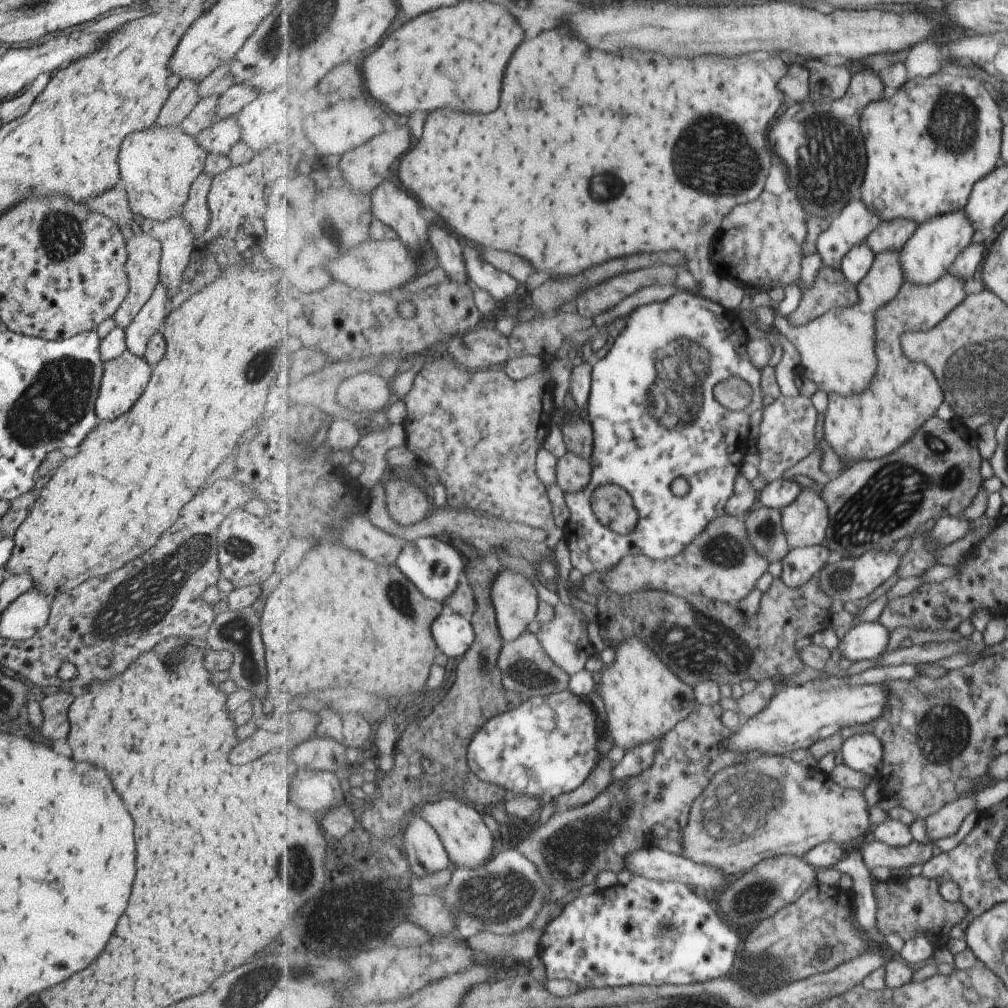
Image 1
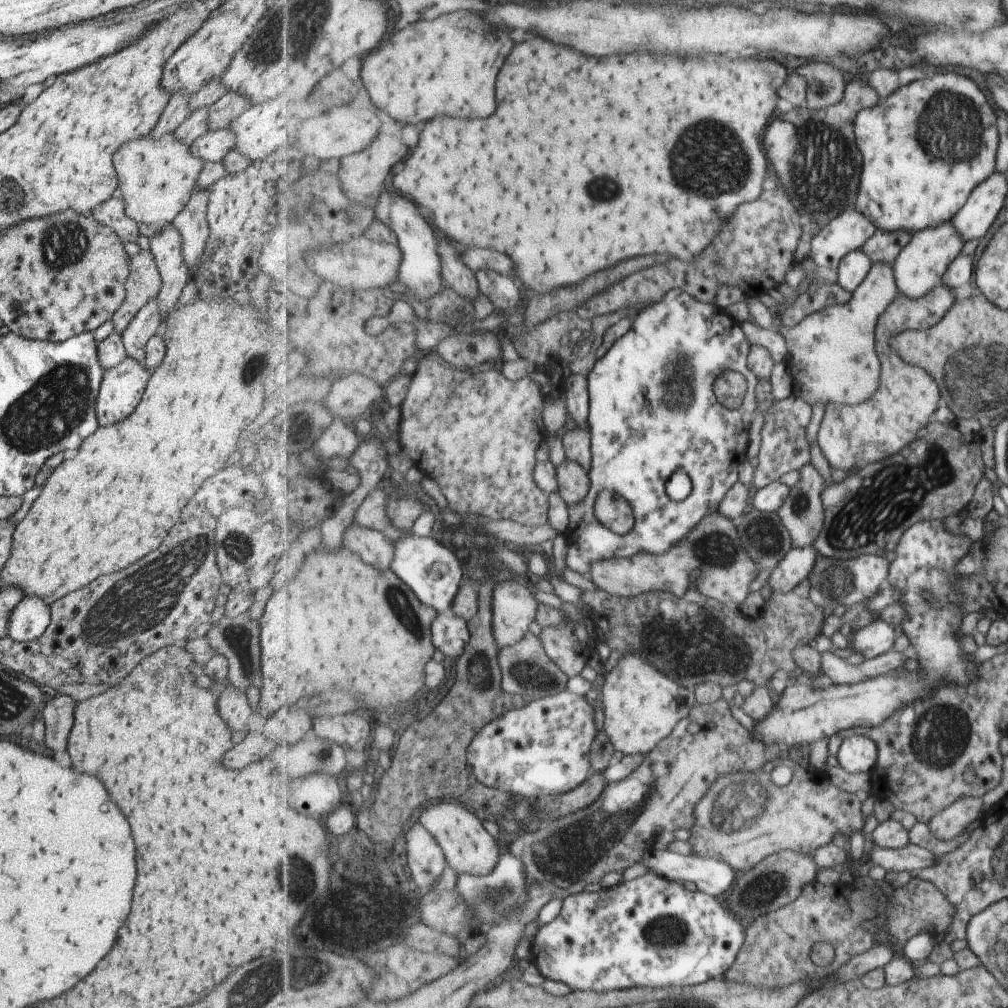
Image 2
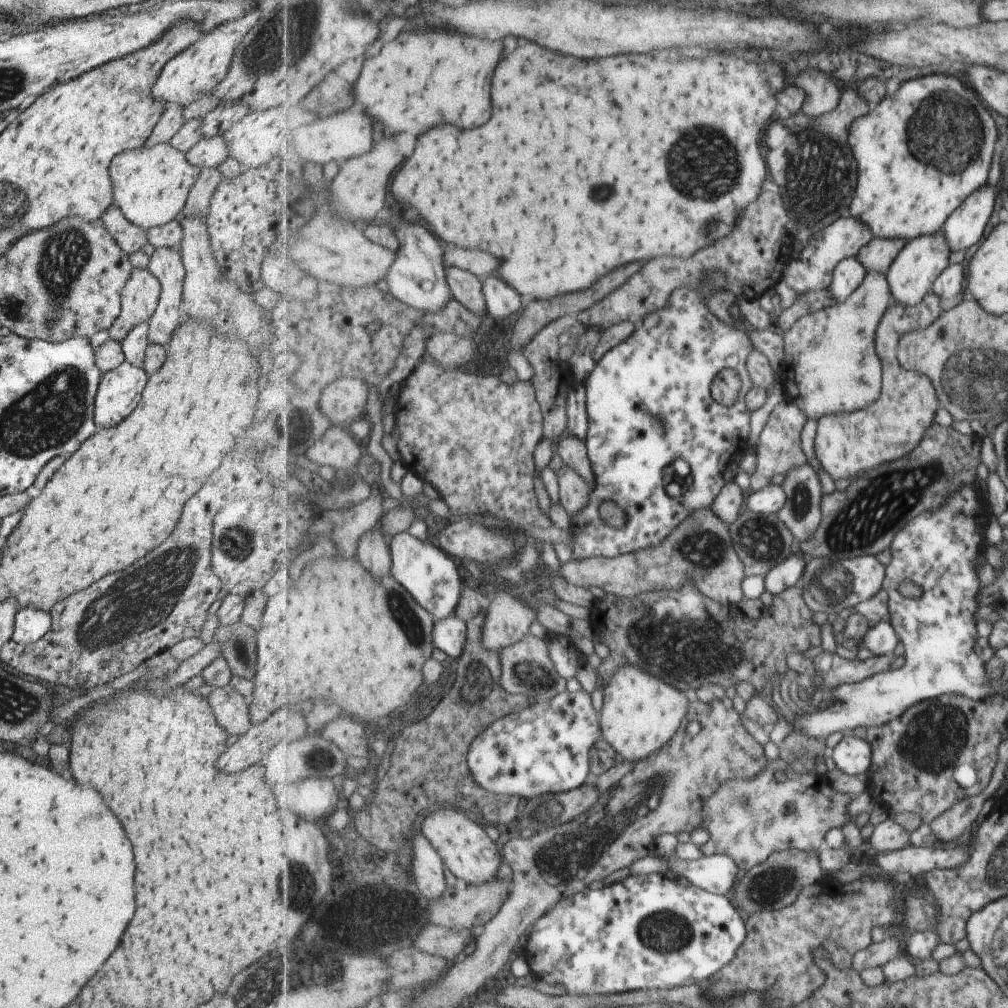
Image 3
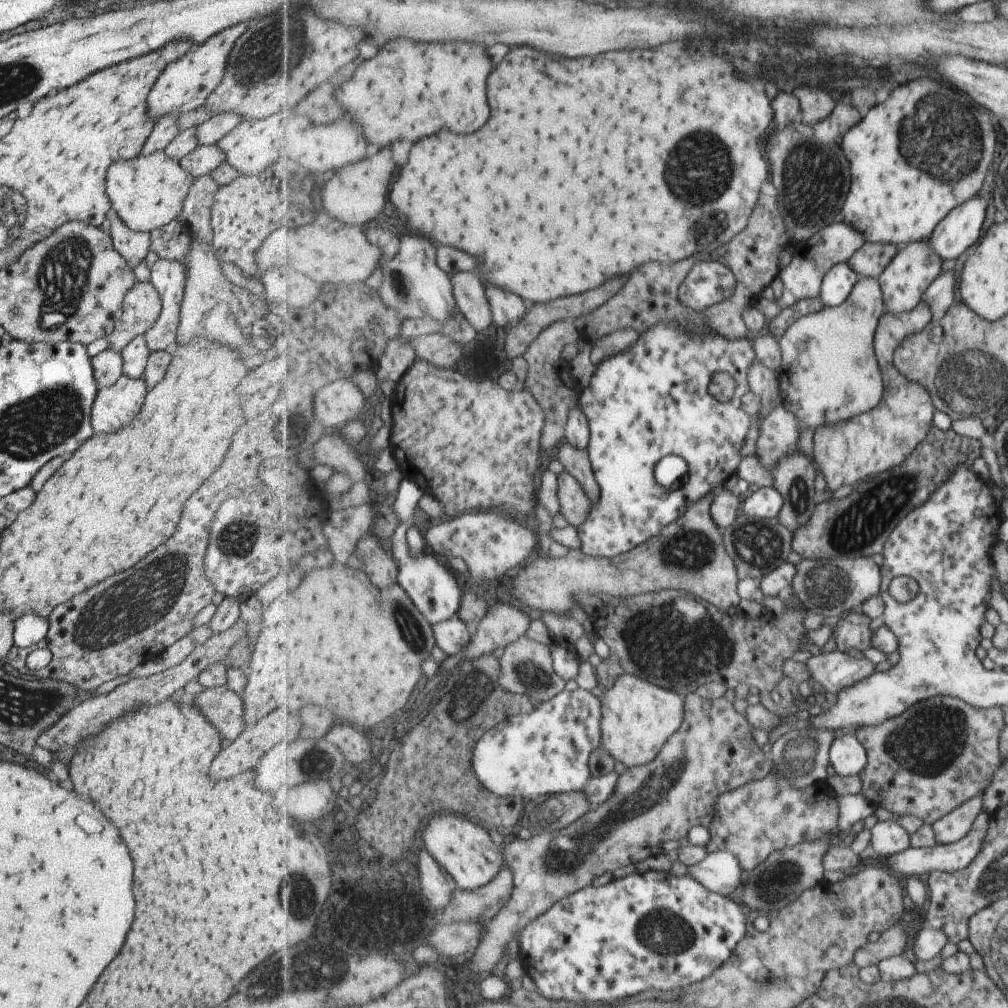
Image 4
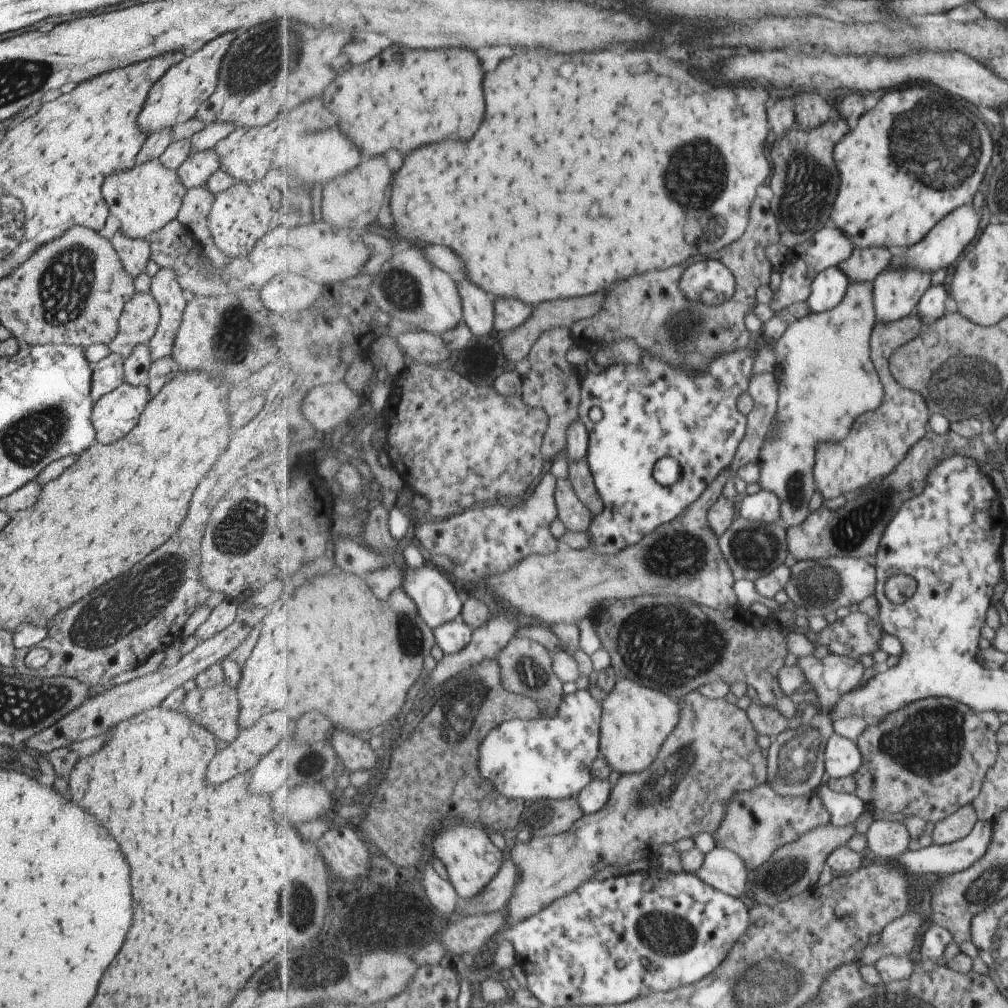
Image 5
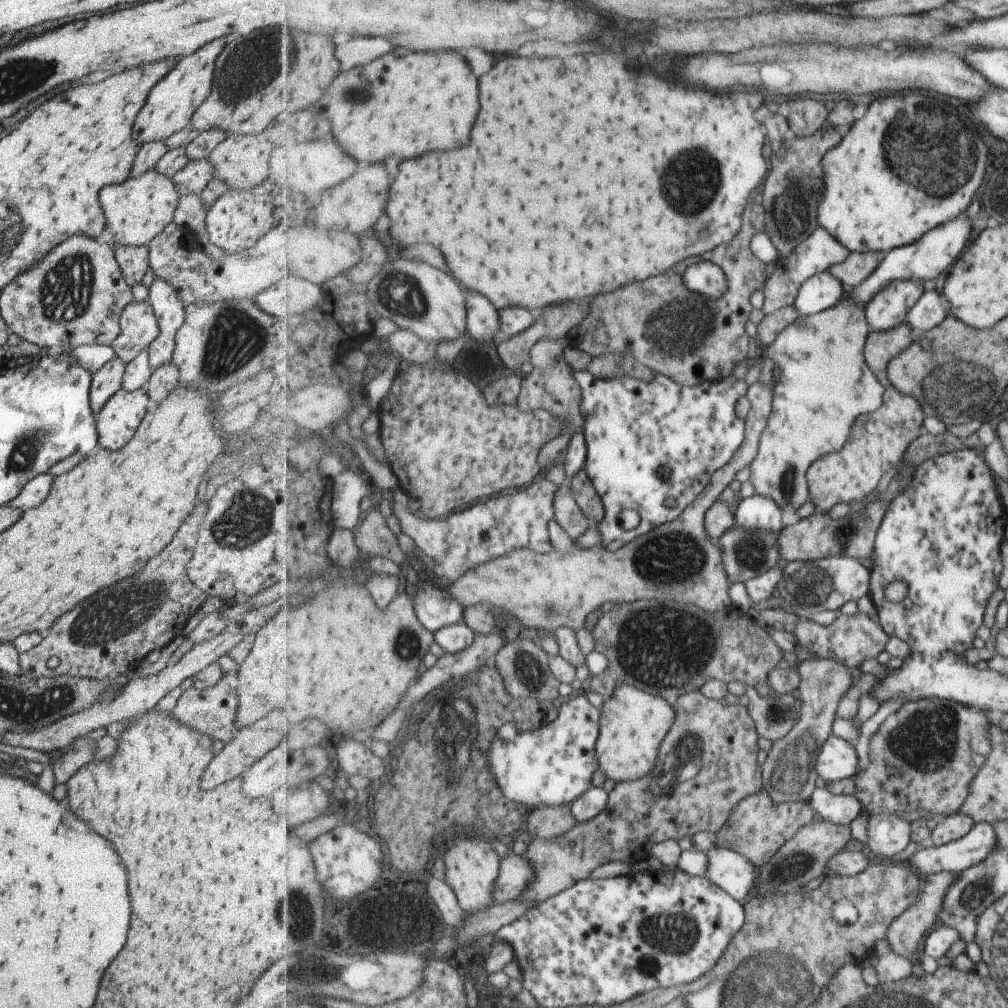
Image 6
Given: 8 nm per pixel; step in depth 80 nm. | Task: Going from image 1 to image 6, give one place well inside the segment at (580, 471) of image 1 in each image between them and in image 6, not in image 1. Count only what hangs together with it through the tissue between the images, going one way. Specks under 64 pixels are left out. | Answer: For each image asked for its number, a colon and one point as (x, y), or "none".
2: (575, 482)
3: (575, 491)
4: (576, 505)
5: (577, 518)
6: (568, 513)

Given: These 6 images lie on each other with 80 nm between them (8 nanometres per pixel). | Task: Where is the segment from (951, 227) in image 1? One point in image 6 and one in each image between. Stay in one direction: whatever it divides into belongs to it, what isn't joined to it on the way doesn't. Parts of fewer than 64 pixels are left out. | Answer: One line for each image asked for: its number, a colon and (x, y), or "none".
2: (920, 267)
3: (913, 275)
4: (906, 280)
5: (897, 292)
6: (890, 308)

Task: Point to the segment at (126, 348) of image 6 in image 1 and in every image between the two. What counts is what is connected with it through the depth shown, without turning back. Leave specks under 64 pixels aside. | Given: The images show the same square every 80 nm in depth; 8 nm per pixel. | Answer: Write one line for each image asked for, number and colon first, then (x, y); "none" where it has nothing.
1: (142, 252)
2: (142, 283)
3: (138, 298)
4: (141, 306)
5: (138, 321)

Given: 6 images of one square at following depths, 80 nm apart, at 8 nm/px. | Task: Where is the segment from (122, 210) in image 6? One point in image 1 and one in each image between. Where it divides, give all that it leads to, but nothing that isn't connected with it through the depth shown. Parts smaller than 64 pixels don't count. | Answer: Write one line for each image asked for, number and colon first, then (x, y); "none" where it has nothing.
1: (157, 165)
2: (155, 178)
3: (150, 185)
4: (147, 192)
5: (143, 199)

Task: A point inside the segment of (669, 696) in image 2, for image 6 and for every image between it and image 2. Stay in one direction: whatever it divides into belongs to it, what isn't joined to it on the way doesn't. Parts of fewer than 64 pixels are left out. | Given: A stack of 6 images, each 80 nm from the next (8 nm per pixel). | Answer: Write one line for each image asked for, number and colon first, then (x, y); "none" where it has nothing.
3: (640, 714)
4: (639, 718)
5: (637, 720)
6: (634, 724)

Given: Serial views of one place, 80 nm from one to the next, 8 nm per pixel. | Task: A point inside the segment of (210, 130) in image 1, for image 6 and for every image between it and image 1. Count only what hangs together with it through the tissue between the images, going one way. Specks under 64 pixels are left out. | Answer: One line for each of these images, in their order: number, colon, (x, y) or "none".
2: (212, 146)
3: (207, 152)
4: (203, 159)
5: (196, 169)
6: (192, 178)

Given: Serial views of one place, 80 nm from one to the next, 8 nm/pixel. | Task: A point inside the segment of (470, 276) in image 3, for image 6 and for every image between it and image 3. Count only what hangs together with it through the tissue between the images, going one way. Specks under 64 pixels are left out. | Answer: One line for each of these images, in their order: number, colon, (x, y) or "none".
4: (471, 298)
5: (479, 309)
6: (484, 323)

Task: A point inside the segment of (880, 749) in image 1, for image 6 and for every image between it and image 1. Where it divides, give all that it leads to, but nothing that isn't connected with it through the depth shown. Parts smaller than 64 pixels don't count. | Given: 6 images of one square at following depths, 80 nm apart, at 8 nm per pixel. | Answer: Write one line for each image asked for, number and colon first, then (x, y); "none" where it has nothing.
2: (857, 754)
3: (854, 755)
4: (848, 757)
5: (843, 756)
6: (837, 761)

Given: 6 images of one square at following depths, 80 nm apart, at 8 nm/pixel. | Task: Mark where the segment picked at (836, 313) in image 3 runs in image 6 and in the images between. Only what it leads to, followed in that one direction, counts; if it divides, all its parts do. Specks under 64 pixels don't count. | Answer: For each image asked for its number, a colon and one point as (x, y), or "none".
4: (830, 370)
5: (828, 380)
6: (825, 385)

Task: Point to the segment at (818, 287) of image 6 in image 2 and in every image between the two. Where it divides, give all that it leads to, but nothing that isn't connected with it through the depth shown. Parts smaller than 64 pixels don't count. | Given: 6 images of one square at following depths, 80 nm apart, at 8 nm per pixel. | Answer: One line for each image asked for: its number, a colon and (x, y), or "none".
2: (854, 269)
3: (850, 273)
4: (838, 285)
5: (830, 287)

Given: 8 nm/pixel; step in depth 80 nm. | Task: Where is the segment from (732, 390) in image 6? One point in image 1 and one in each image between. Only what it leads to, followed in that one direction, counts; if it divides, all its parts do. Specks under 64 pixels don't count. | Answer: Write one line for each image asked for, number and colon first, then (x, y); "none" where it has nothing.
1: (655, 416)
2: (644, 430)
3: (650, 403)
4: (653, 400)
5: (651, 411)

